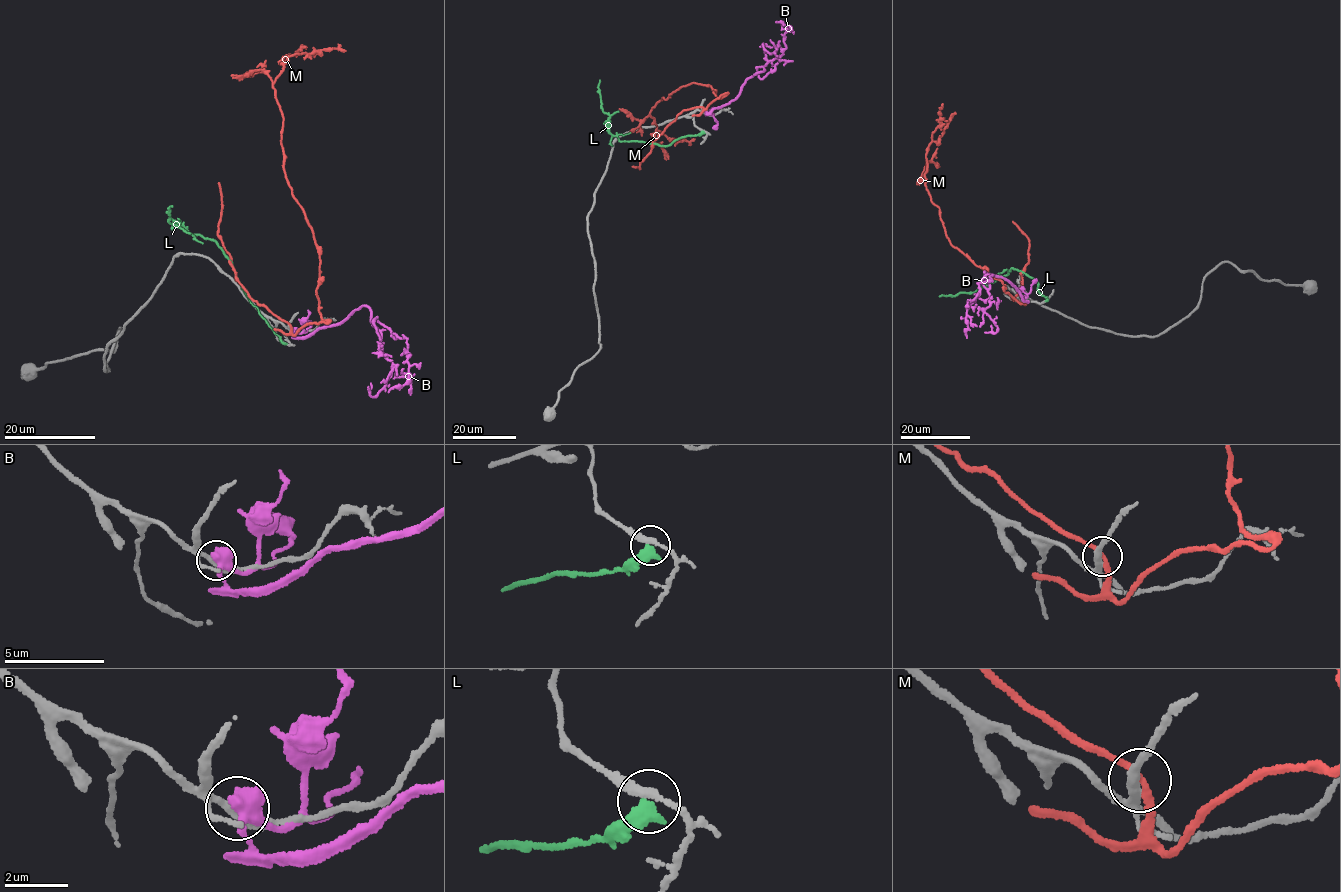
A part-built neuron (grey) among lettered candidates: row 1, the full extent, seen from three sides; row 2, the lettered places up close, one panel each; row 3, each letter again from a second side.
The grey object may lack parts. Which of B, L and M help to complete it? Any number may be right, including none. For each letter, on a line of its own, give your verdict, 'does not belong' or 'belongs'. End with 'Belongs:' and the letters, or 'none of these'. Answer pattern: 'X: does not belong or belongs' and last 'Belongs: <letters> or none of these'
B: does not belong
L: does not belong
M: belongs
Belongs: M

